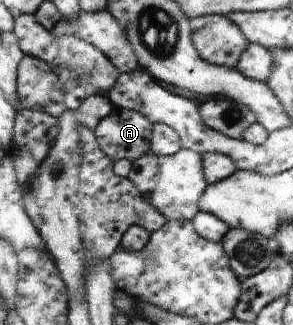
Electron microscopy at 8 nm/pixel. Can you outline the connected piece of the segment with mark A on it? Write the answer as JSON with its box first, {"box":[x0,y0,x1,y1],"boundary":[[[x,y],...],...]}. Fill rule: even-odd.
{"box":[94,107,153,162],"boundary":[[[115,107],[113,112],[103,117],[94,131],[101,150],[115,162],[127,159],[134,161],[144,154],[151,153],[150,140],[153,123],[144,114],[126,108]]]}

